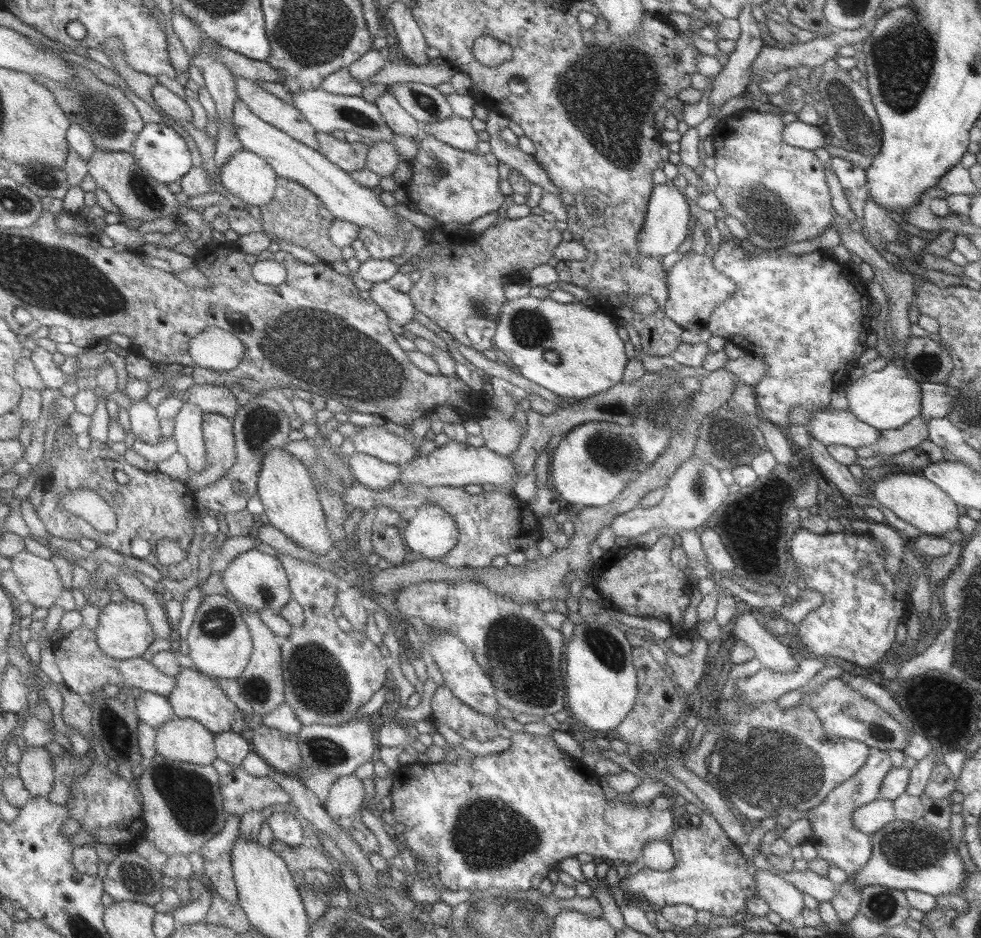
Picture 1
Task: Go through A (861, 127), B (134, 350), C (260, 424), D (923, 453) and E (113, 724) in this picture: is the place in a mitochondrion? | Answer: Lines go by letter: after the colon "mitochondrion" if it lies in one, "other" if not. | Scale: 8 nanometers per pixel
A: mitochondrion
B: other
C: mitochondrion
D: other
E: mitochondrion

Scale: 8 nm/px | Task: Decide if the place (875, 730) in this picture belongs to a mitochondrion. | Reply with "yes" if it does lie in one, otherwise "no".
yes

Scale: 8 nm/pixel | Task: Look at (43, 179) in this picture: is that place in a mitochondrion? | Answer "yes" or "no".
yes

